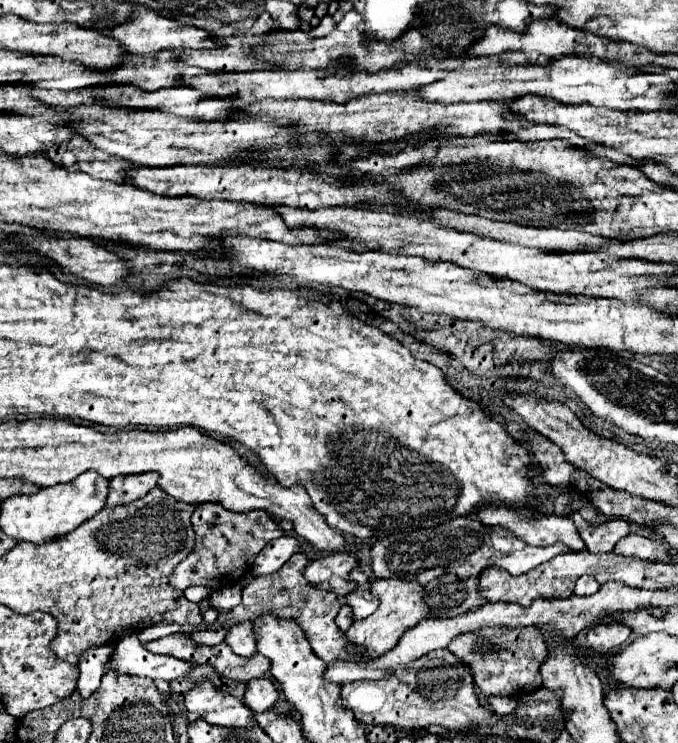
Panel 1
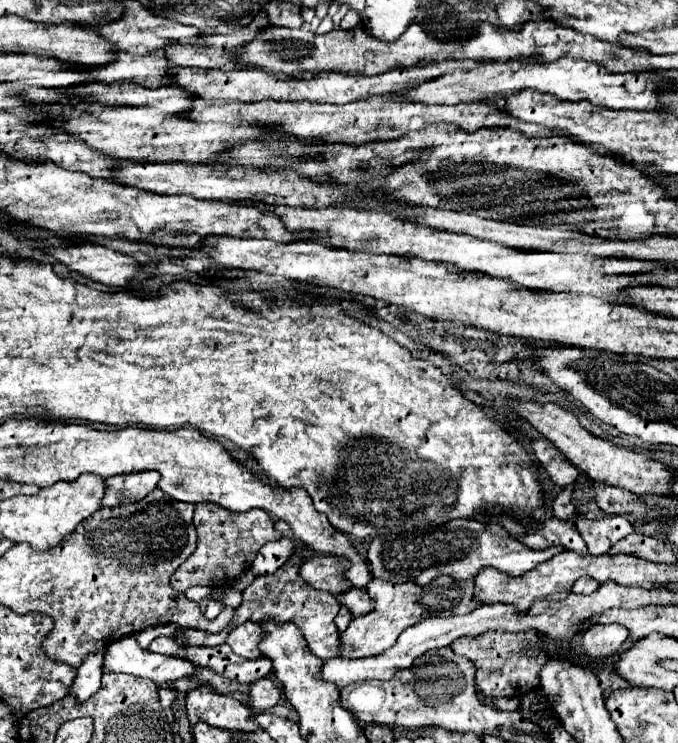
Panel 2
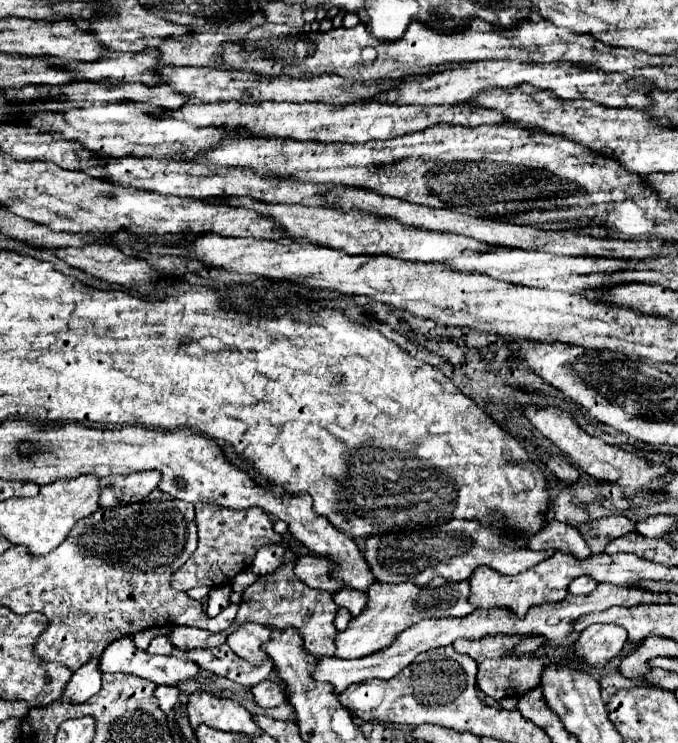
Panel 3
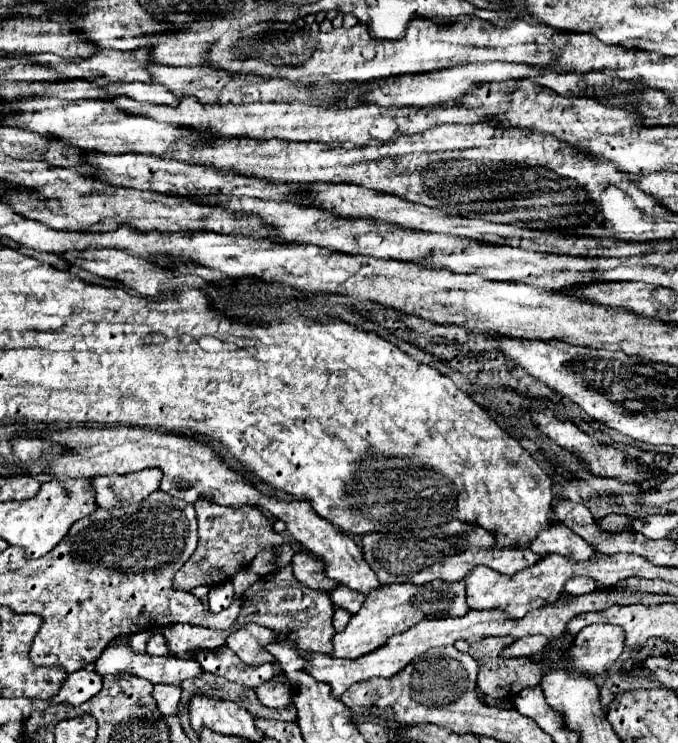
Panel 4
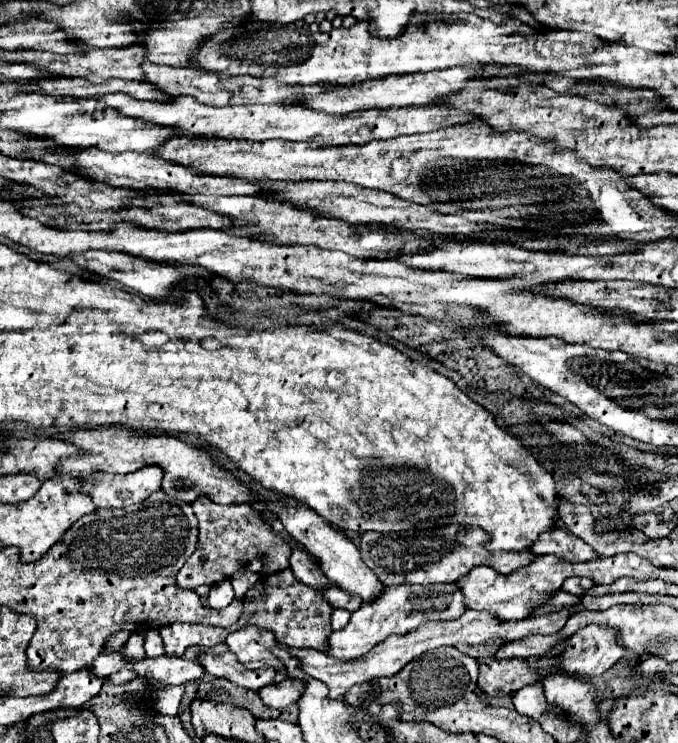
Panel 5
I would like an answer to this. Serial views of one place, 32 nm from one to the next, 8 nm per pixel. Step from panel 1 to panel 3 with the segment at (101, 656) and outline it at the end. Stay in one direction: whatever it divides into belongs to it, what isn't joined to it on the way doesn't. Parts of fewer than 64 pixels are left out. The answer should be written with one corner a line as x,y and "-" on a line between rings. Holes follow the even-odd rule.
90,660
88,664
84,664
84,668
76,670
72,674
72,678
68,680
68,684
64,686
62,698
70,700
72,704
82,704
86,702
90,696
94,696
100,688
100,670
98,670
98,660

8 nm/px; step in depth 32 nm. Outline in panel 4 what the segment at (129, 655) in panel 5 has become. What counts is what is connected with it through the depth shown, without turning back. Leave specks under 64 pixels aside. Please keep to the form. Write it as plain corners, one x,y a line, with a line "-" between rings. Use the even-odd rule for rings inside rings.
138,632
138,634
132,634
132,636
128,638
128,644
130,644
132,652
134,652
134,654
144,654
148,638
150,638
150,632

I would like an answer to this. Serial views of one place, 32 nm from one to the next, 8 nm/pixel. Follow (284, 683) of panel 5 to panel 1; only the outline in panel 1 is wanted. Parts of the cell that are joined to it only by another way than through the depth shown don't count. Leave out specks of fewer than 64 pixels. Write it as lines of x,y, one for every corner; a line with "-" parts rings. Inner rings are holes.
256,678
248,682
248,690
244,694
244,704
252,710
252,712
266,712
270,710
276,700
278,700
278,690
272,684
272,680
268,678

